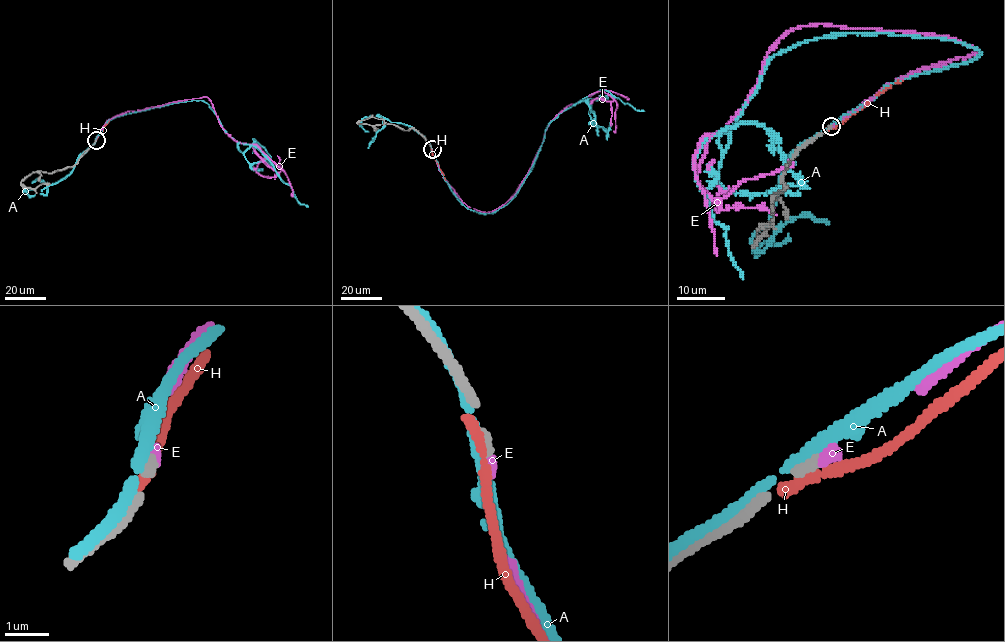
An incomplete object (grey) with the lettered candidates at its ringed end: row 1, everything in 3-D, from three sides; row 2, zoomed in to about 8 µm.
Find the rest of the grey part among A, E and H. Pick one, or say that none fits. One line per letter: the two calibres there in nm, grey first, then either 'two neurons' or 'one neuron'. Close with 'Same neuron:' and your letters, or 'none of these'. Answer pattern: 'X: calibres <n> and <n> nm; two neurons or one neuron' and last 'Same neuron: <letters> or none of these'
A: calibres 220 and 300 nm; two neurons
E: calibres 220 and 240 nm; one neuron
H: calibres 220 and 280 nm; two neurons
Same neuron: E

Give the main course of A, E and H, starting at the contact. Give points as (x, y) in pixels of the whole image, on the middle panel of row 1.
A: (431, 149), (457, 199), (470, 209), (494, 212), (515, 195), (547, 125), (561, 111), (600, 90), (644, 111)
E: (431, 149), (458, 197), (493, 211), (516, 191), (549, 122), (596, 92), (613, 100), (591, 100), (602, 98)
H: (431, 148), (445, 180)

